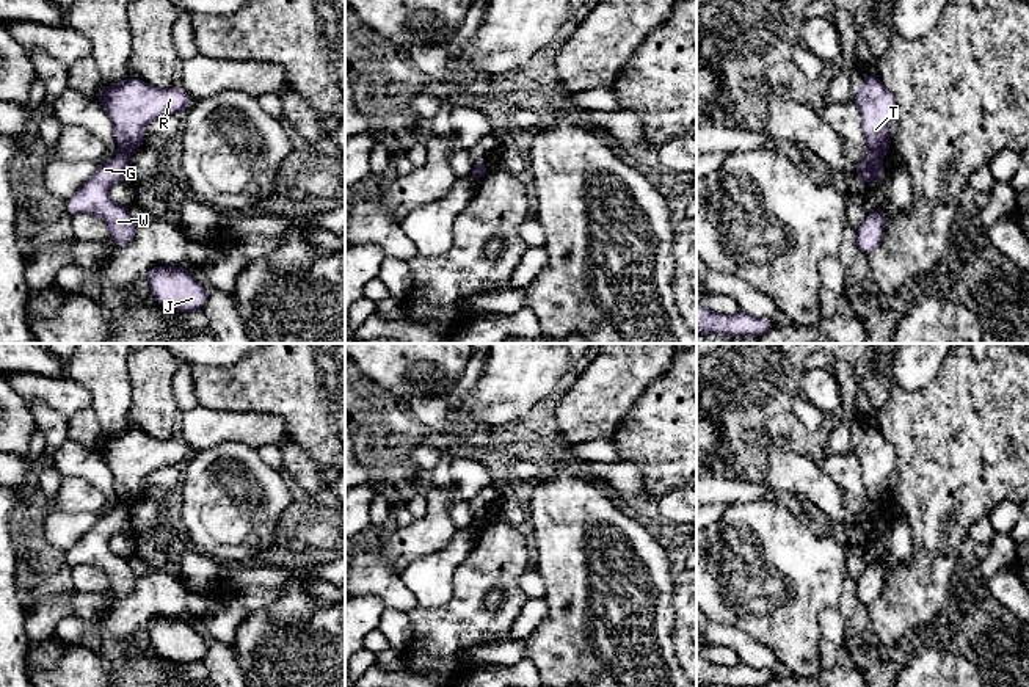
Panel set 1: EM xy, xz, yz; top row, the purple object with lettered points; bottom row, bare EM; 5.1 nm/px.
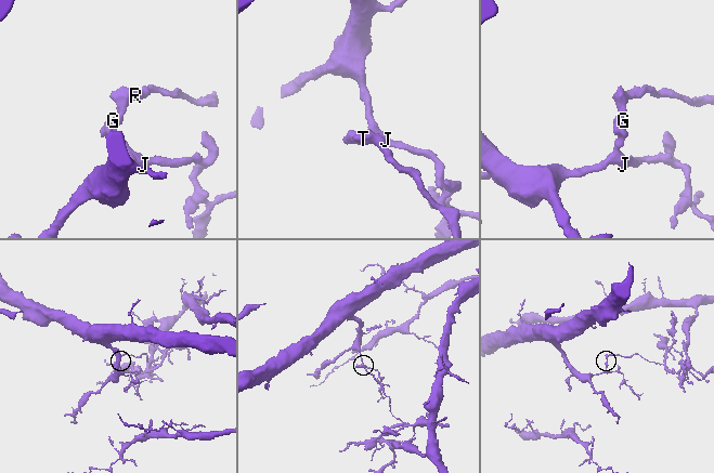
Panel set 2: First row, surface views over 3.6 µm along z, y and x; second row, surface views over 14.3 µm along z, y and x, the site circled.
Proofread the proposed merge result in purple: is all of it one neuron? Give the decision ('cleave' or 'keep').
cleave

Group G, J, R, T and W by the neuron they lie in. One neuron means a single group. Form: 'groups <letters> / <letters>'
groups G J W / R T

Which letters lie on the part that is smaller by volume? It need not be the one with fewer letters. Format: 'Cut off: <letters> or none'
Cut off: R, T

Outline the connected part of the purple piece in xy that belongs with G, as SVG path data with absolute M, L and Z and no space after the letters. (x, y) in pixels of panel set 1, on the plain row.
M119 503L111 513L100 514L97 524L66 554L71 568L93 565L104 569L115 598L127 598L138 580L130 569L129 560L116 555L110 547L110 536L116 532L130 530L130 525L130 505Z

